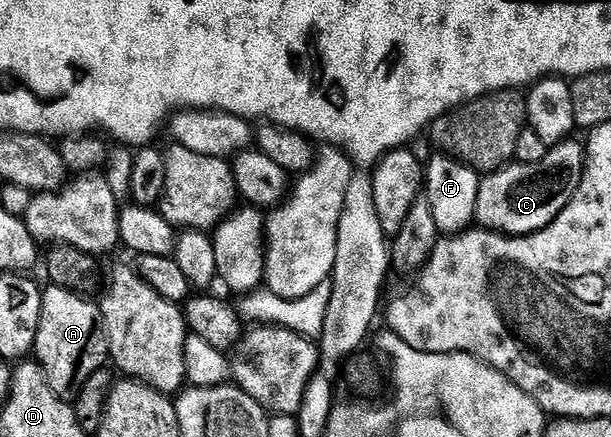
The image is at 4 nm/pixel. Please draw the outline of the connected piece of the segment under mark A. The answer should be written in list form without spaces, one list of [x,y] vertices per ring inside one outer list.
[[[50,286],[47,289],[42,292],[40,326],[33,355],[46,375],[46,385],[60,399],[70,402],[78,395],[84,382],[96,374],[96,370],[107,367],[110,343],[106,341],[101,307],[93,299],[78,296],[63,288]]]

